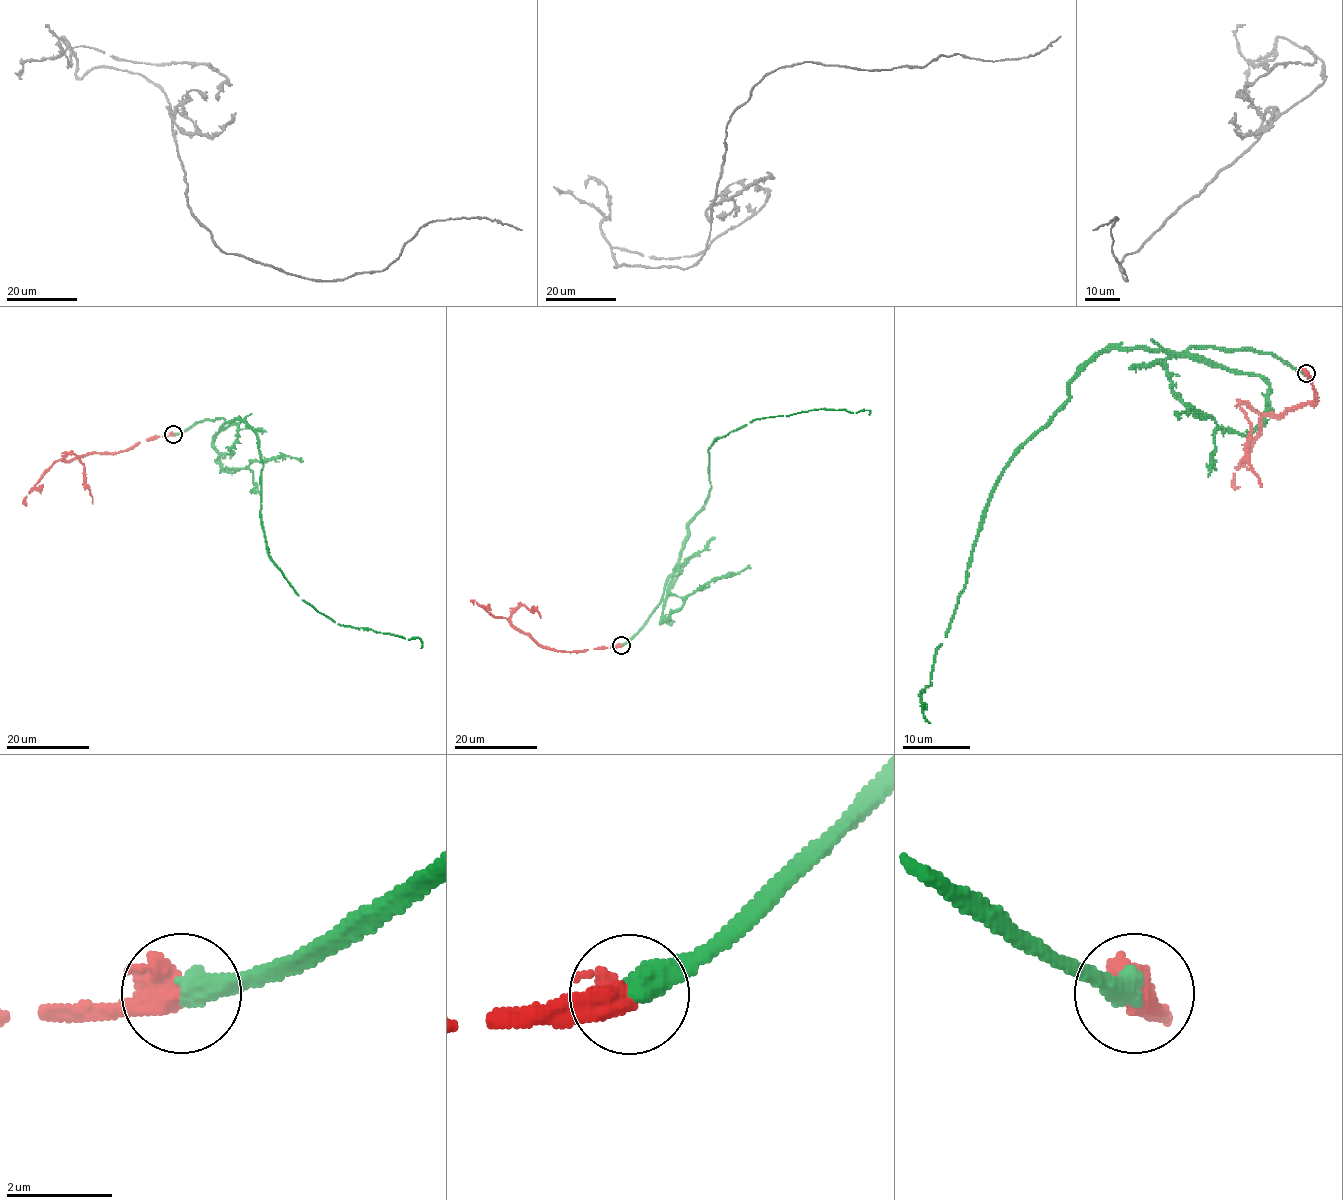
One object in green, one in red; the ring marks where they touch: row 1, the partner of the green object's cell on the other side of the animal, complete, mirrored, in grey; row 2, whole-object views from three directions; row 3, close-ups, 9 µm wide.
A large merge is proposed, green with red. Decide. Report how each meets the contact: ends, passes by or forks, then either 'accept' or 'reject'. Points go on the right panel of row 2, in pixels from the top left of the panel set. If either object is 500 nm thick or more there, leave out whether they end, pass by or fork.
accept

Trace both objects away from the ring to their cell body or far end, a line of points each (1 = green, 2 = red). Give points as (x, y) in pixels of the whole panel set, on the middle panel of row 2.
1: (621, 645), (659, 603), (687, 524), (707, 500), (708, 449), (718, 438), (760, 418), (819, 409), (869, 415)
2: (621, 645), (572, 651), (550, 650), (521, 633), (513, 624), (510, 616), (523, 605), (539, 613), (540, 618)

